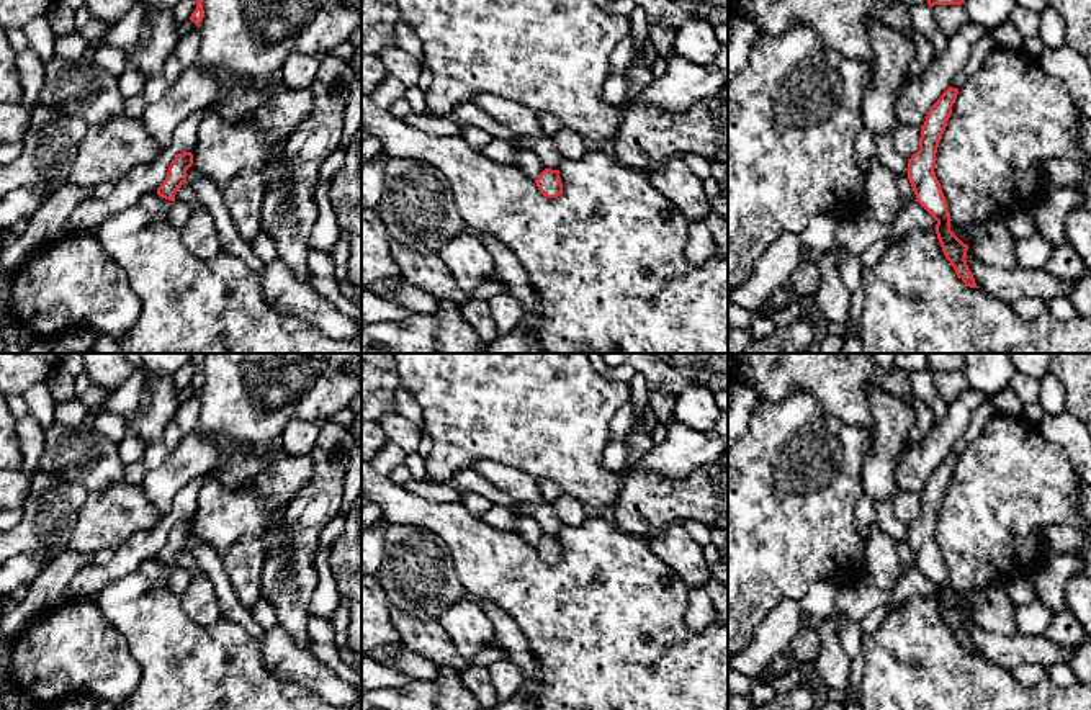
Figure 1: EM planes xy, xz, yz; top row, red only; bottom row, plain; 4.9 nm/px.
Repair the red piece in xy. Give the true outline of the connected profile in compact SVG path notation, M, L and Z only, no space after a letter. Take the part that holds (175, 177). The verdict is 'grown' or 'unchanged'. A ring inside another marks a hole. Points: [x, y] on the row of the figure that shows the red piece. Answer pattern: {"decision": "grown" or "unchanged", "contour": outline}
{"decision": "unchanged", "contour": "M183 152L177 155L167 172L164 183L157 188L157 195L175 201L177 190L186 183L186 170L193 165L193 154Z"}

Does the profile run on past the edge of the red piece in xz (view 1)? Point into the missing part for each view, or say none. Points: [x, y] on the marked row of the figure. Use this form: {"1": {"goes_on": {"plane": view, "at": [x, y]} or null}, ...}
{"1": {"goes_on": null}}

